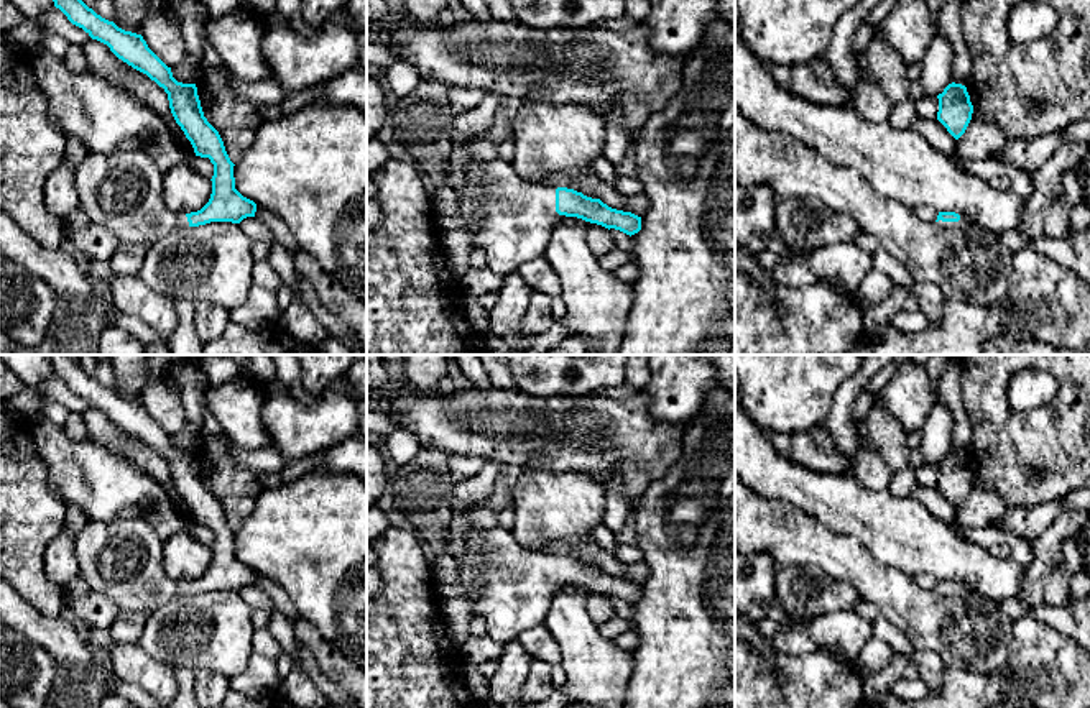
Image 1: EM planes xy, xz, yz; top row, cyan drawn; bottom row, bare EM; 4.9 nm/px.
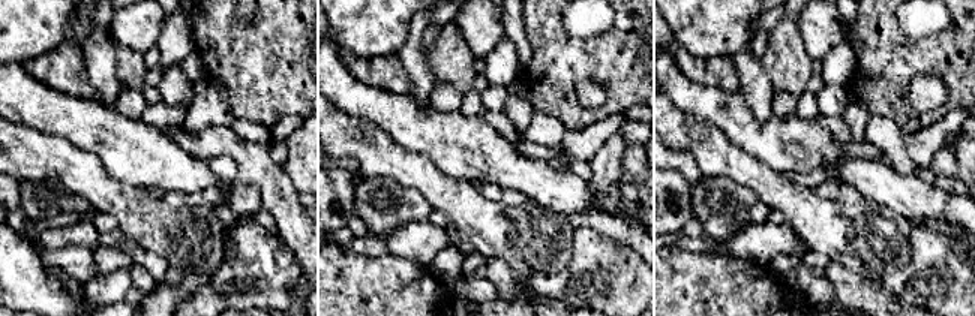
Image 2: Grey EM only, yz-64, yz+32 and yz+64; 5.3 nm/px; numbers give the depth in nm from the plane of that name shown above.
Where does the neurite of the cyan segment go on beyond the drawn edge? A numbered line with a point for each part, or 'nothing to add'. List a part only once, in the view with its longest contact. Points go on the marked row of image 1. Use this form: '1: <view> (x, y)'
1: xz (512, 219)

